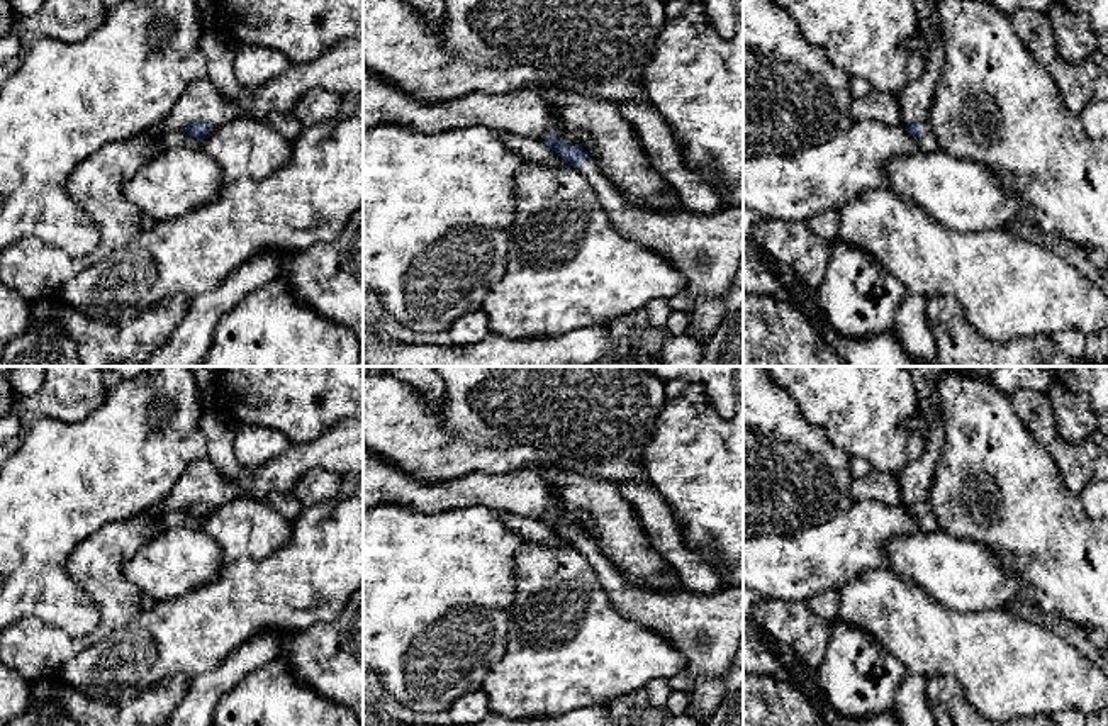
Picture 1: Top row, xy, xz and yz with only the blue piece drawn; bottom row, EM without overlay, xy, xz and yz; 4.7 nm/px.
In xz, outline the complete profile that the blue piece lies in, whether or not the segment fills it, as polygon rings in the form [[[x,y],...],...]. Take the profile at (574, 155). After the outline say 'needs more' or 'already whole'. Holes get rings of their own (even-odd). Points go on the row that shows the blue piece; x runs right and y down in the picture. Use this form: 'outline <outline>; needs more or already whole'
outline [[[553,131],[545,144],[589,180],[613,224],[679,268],[686,278],[684,292],[694,299],[687,332],[706,346],[726,316],[725,300],[743,260],[743,205],[714,215],[638,207],[601,173],[592,156],[579,144],[558,142],[557,136]]]; needs more

